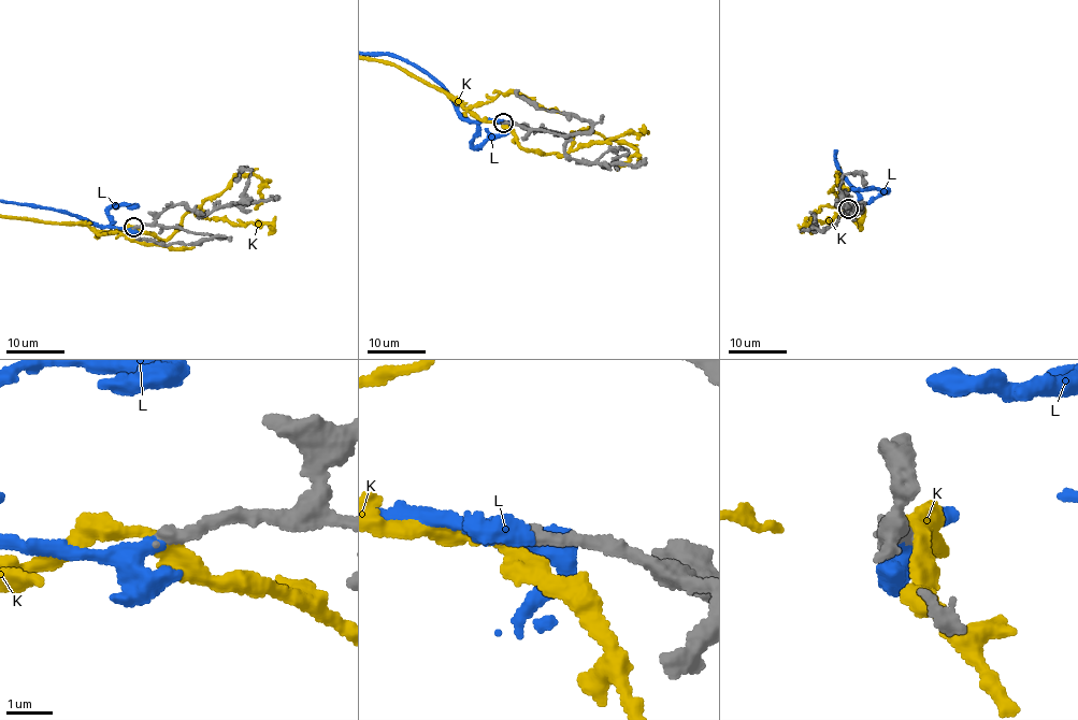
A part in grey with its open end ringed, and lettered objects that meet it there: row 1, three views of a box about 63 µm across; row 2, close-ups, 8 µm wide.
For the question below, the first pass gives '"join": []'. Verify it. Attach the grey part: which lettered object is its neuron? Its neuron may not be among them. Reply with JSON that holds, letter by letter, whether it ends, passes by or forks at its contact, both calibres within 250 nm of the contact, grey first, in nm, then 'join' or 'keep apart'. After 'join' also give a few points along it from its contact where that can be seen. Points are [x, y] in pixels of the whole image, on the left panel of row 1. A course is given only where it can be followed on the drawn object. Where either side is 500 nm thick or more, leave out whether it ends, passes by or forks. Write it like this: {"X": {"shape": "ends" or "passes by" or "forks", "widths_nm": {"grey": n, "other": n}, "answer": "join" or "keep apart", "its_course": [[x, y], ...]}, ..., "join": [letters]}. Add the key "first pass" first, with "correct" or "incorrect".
{"first pass": "incorrect", "K": {"shape": "passes by", "widths_nm": {"grey": 320, "other": 320}, "answer": "keep apart"}, "L": {"shape": "passes by", "widths_nm": {"grey": 320, "other": 340}, "answer": "join"}, "join": ["L"]}

